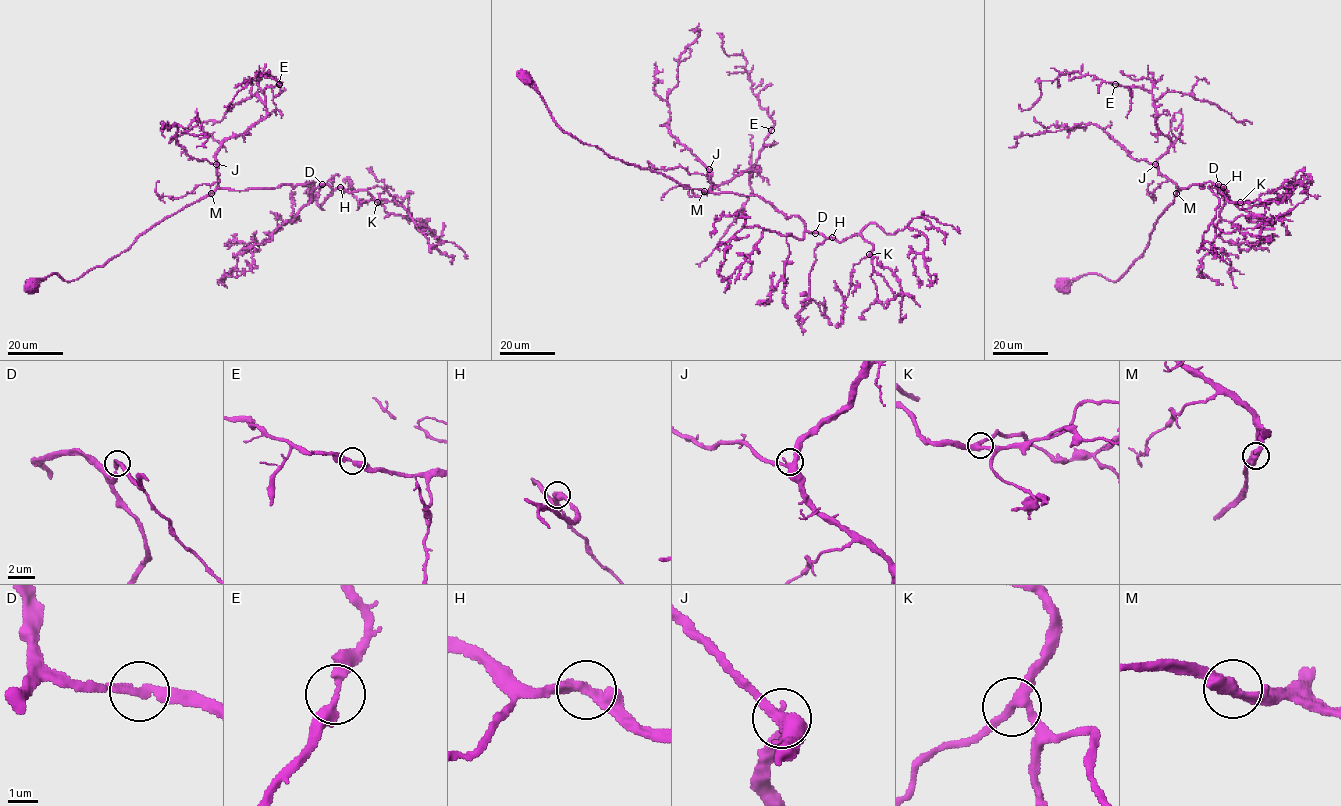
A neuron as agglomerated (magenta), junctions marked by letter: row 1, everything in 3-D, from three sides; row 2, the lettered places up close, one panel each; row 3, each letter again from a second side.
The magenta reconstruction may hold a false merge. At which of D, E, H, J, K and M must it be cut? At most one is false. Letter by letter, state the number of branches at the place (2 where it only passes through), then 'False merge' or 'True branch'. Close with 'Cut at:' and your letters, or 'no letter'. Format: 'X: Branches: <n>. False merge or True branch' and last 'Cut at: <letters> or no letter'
D: Branches: 2. True branch
E: Branches: 2. True branch
H: Branches: 2. True branch
J: Branches: 3. True branch
K: Branches: 3. True branch
M: Branches: 2. True branch
Cut at: no letter

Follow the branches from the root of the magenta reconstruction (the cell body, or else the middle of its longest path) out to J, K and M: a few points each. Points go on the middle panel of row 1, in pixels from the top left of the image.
J: (526, 77), (553, 120), (564, 131), (613, 158), (705, 192), (711, 186), (709, 169)
K: (526, 77), (553, 120), (581, 142), (691, 189), (758, 195), (807, 231), (837, 241), (859, 233), (869, 254)
M: (526, 77), (553, 120), (564, 131), (613, 158), (664, 174), (691, 189), (704, 191)

